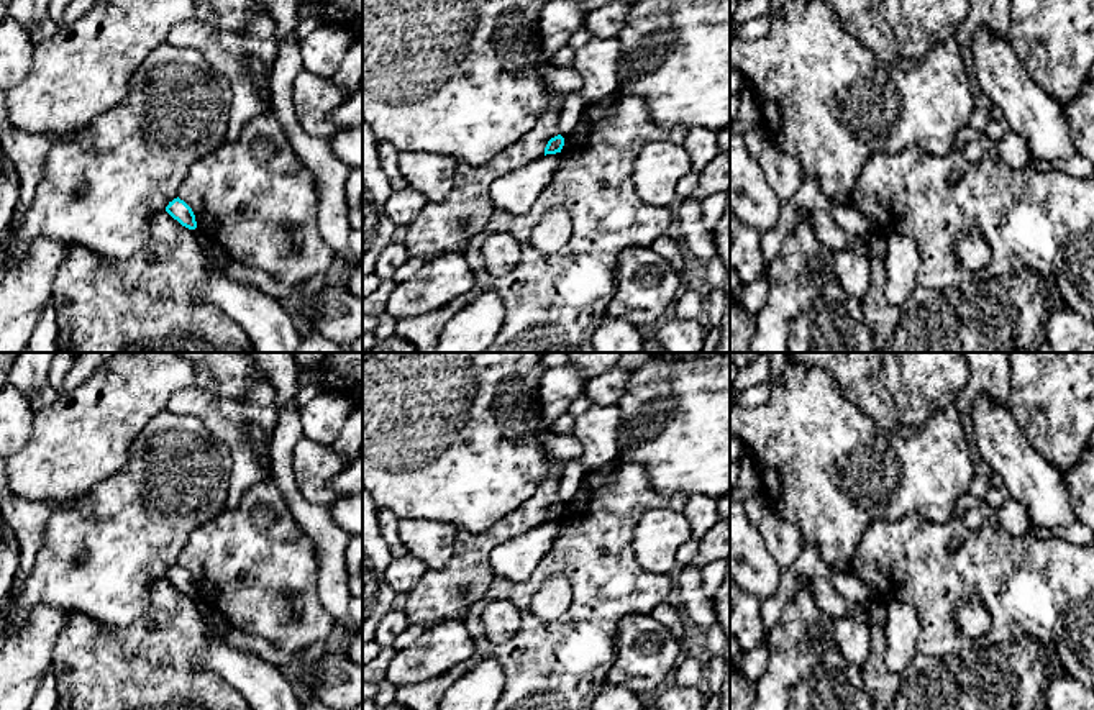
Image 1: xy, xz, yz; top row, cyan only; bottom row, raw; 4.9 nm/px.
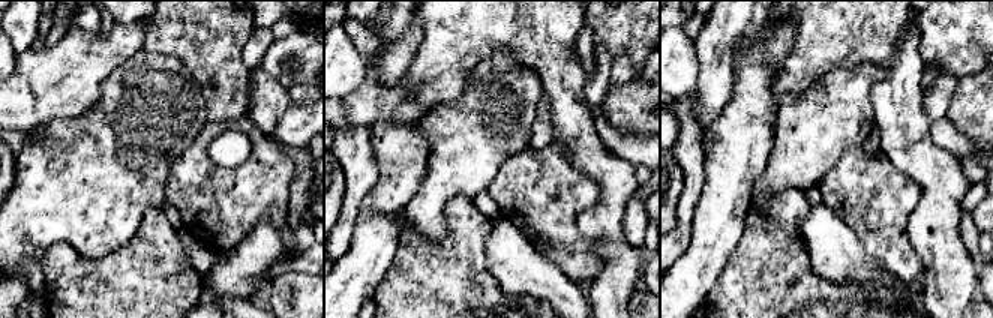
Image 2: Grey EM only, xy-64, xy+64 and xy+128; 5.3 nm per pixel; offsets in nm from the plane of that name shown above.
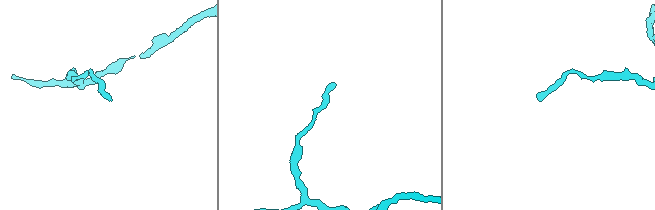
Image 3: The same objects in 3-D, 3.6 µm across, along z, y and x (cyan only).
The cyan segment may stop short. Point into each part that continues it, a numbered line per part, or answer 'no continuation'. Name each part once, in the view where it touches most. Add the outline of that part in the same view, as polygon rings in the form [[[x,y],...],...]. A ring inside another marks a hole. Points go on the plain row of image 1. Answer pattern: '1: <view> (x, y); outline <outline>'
no continuation

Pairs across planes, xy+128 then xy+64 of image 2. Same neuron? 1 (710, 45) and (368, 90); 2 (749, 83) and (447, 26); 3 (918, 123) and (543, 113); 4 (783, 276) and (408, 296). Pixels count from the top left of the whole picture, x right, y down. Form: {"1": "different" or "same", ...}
{"1": "different", "2": "different", "3": "different", "4": "same"}

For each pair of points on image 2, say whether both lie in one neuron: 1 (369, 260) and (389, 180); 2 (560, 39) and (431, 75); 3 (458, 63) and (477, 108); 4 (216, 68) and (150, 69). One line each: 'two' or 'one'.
1: one
2: one
3: two
4: two

